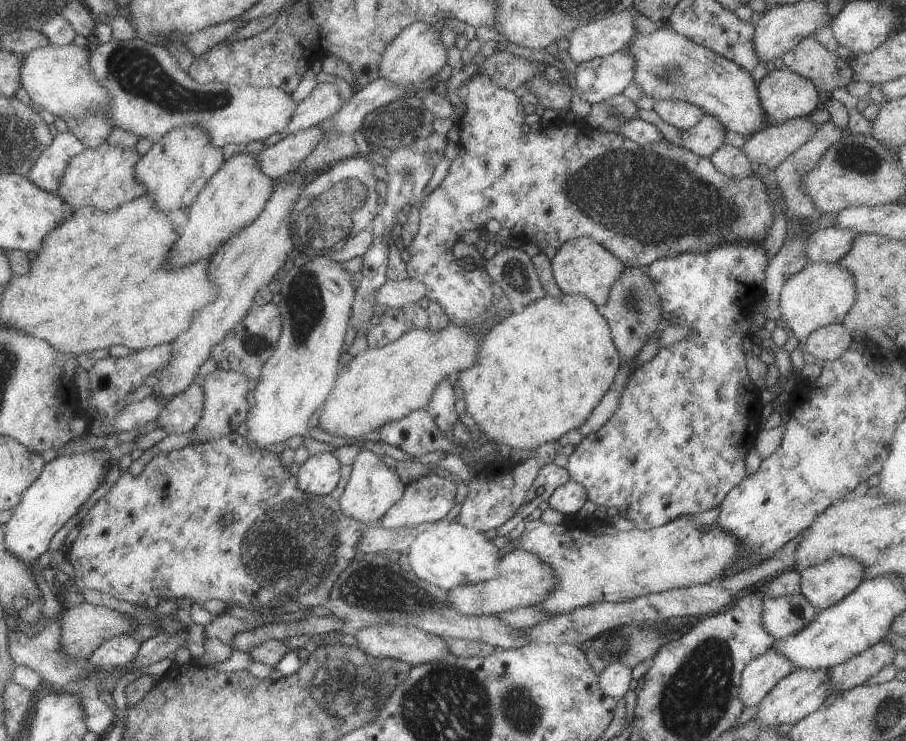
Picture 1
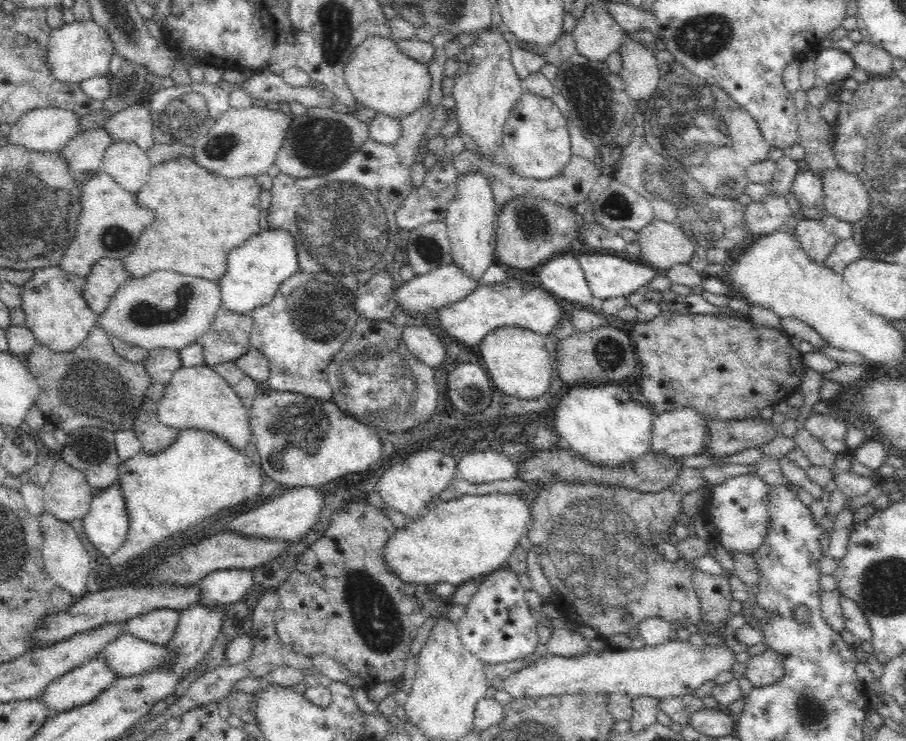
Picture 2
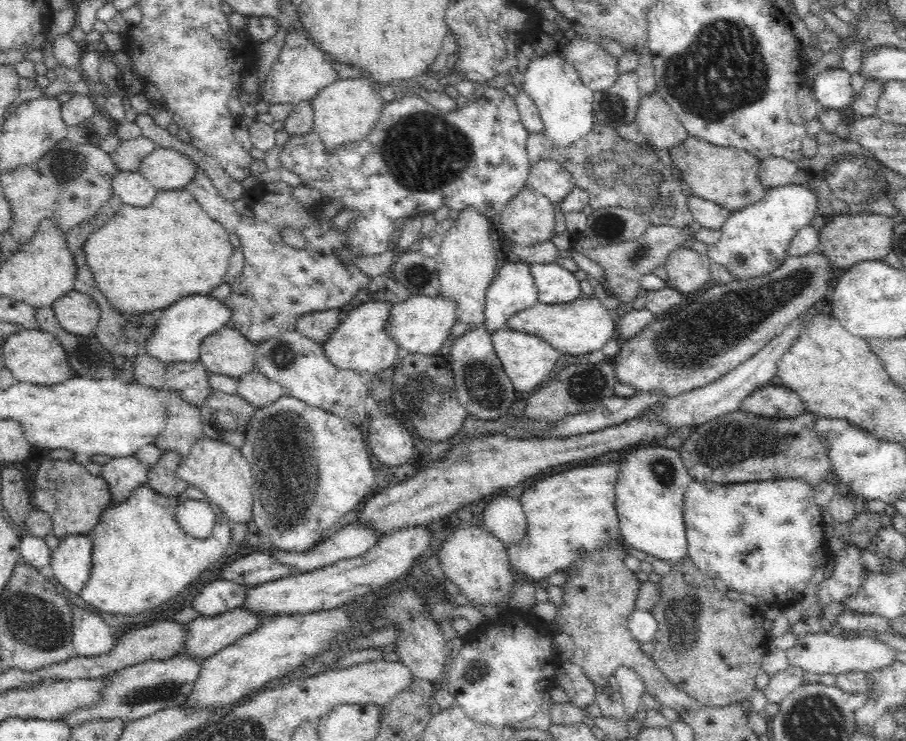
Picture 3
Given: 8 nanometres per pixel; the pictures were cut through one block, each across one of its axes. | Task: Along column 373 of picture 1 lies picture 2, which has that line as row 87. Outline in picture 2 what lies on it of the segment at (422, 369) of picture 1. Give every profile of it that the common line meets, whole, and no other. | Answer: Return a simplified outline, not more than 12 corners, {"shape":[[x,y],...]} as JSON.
{"shape":[[392,36],[352,52],[345,81],[361,106],[396,119],[430,96],[427,65]]}

